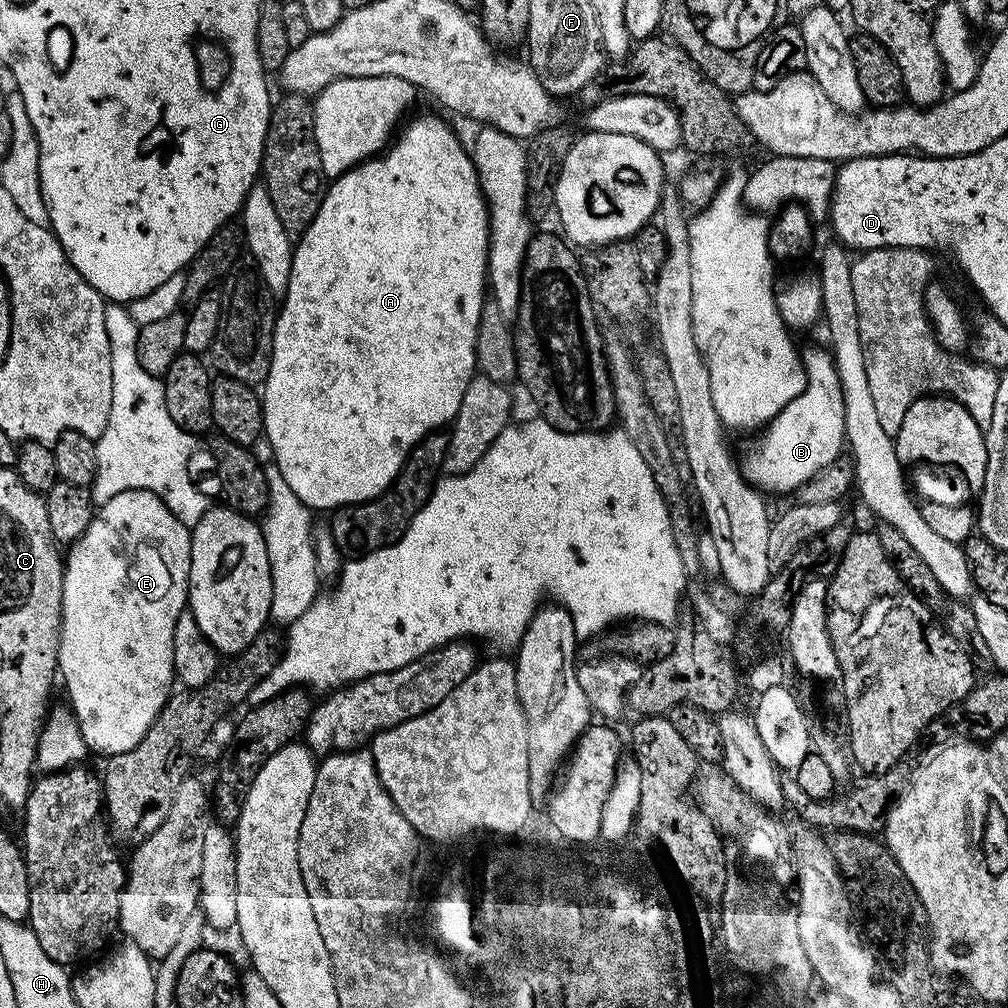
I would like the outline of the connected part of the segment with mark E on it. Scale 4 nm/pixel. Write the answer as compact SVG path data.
M126 490L122 494L114 494L114 498L110 498L104 504L99 505L99 507L95 509L88 529L80 535L79 540L75 541L74 546L67 549L66 563L64 566L64 593L62 594L62 618L64 620L60 624L60 649L58 650L58 662L56 663L56 666L59 679L61 681L64 679L64 688L68 691L69 702L67 701L67 703L70 705L70 711L72 715L76 717L78 726L82 730L82 738L93 753L101 752L101 757L107 758L110 756L117 756L126 750L134 750L134 746L138 746L138 742L142 742L146 730L150 730L154 718L164 709L164 703L168 701L169 695L173 691L174 677L176 674L176 671L174 670L174 626L178 622L180 615L188 608L188 579L190 578L190 562L192 561L190 558L191 549L192 534L189 525L183 524L183 522L181 522L181 520L179 520L176 515L170 511L166 505L164 505L162 498L158 498L158 494L154 494L150 490Z

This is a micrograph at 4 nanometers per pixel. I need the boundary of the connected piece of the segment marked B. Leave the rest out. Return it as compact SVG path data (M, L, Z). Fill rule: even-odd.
M821 348L803 349L802 359L808 375L806 390L767 424L756 449L746 453L744 460L742 456L744 479L761 493L795 493L807 480L814 478L822 466L830 466L830 462L841 459L845 451L842 386L831 351Z

